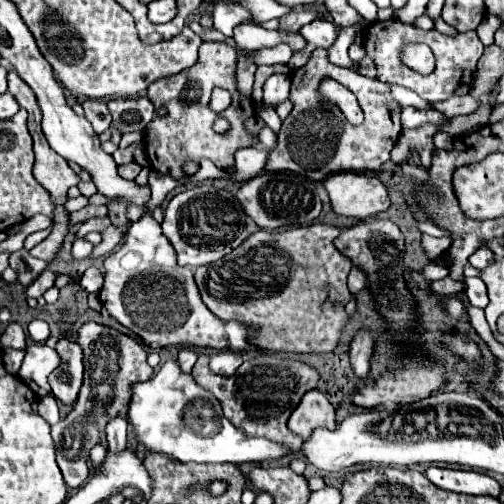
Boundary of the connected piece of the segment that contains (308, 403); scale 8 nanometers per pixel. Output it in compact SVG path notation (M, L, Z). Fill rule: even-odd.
M310 390L304 394L302 402L292 412L288 428L306 440L312 434L312 430L320 426L326 426L330 430L336 428L334 406L320 390Z

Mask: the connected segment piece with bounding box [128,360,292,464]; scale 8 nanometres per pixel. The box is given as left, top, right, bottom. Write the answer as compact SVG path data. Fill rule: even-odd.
M168 360L148 380L134 386L134 396L128 408L130 422L138 440L150 452L162 452L178 462L220 462L220 464L260 464L264 460L280 460L292 450L266 438L252 438L242 428L236 428L222 414L220 402L206 388L192 380L192 374L180 370L178 360Z

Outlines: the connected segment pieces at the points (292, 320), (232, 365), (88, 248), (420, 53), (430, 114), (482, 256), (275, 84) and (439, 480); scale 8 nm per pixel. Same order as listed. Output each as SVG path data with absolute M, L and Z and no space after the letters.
M310 224L294 230L272 232L258 230L244 244L240 244L226 258L196 268L196 284L200 288L202 302L214 316L220 320L240 320L242 324L252 326L256 332L252 344L256 348L264 348L268 352L316 352L326 354L332 352L338 344L340 332L348 320L344 312L344 304L350 298L350 290L346 286L348 272L352 268L350 260L346 260L334 246L340 228L332 224Z
M216 352L210 358L210 368L220 376L232 376L242 364L242 356L234 356L234 352Z
M78 238L78 240L74 240L74 246L72 246L72 256L76 258L76 260L84 260L84 258L88 258L88 254L92 252L92 244L88 240L82 240L82 238Z
M409 44L401 50L400 60L418 74L430 74L434 70L434 54L426 44Z
M414 106L402 108L402 126L404 128L418 128L424 122L438 122L440 124L440 120L446 120L446 118L436 110L420 110Z
M478 248L470 258L468 258L468 262L474 266L474 268L478 268L478 270L484 270L488 264L492 264L494 262L494 254L488 250L488 248Z
M274 72L264 84L264 104L276 106L278 102L286 100L288 94L290 94L290 74Z
M430 466L426 470L426 476L438 488L458 492L458 494L490 495L498 498L501 492L501 485L494 478L472 470L452 470L452 468Z

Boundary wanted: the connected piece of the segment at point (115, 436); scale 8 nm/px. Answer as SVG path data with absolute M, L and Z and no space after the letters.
M114 416L108 420L106 436L108 436L110 450L118 452L118 450L126 448L126 428L128 428L128 422L124 416Z

